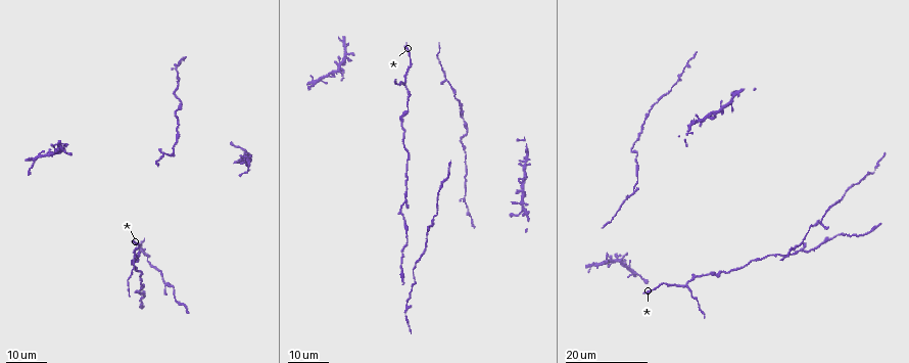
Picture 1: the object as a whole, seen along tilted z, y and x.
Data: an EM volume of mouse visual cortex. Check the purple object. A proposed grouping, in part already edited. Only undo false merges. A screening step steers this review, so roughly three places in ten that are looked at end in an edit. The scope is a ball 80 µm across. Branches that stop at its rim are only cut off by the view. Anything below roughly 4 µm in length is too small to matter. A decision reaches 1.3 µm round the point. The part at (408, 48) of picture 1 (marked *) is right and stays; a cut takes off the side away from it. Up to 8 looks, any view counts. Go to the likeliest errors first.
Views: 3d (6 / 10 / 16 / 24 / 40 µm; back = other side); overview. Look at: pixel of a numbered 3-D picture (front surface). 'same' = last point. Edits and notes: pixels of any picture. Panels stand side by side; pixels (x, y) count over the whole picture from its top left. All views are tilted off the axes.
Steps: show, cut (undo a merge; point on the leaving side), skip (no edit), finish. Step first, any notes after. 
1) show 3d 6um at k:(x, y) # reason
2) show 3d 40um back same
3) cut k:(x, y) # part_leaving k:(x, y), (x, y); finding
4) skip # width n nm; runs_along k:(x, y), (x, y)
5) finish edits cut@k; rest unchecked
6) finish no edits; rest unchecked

show 3d 16um at 1:(165, 282) # three-way junction

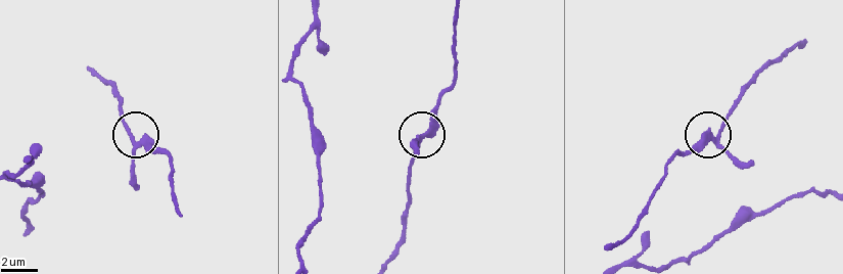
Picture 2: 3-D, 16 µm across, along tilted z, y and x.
show 3d 10um at 2:(425, 136)

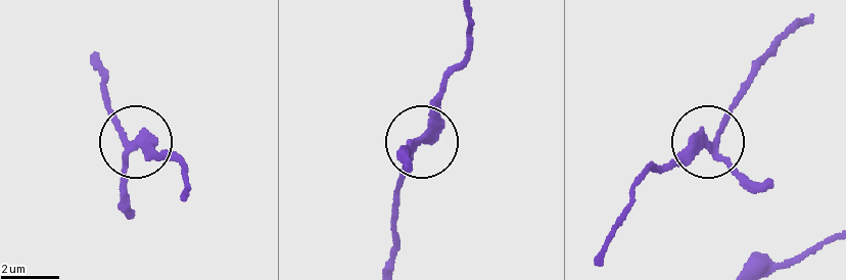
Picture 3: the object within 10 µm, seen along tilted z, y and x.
skip # side_arm 21 um; continuous, no second cell

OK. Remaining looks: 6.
show 3d 16um at 1:(684, 284) # three arms meet

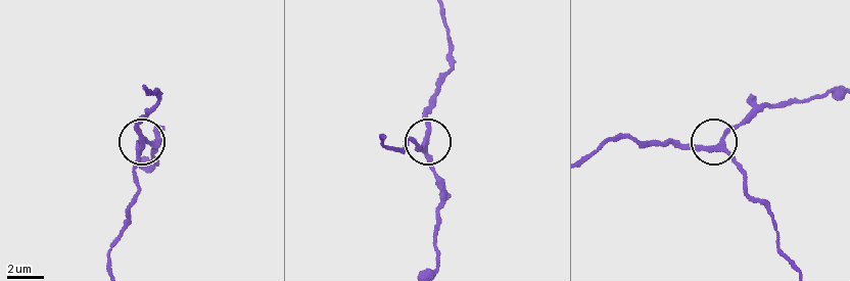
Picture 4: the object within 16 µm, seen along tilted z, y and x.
show 3d 10um at 4:(423, 146)

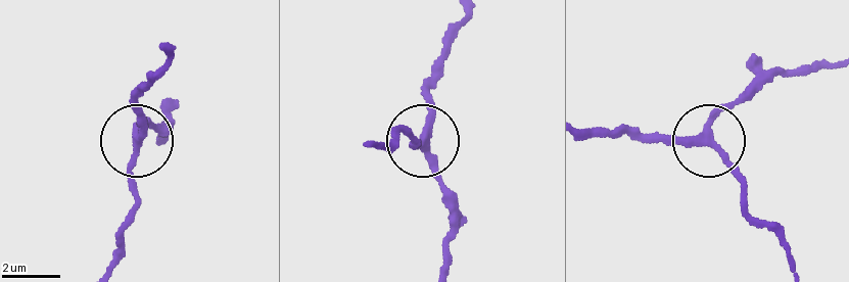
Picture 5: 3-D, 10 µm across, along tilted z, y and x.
skip # arms 3; runs_along 5:(171, 51), (135, 109), (145, 129), (135, 203); continuous, no second cell

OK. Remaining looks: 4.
show 3d 16um at 1:(463, 197) # calibre changes

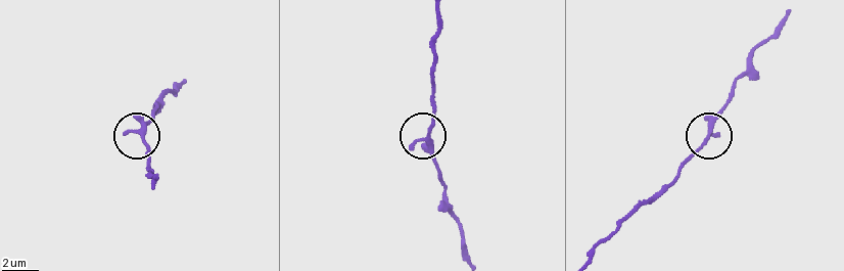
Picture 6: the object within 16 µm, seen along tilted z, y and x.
show 3d 6um at 6:(145, 139)

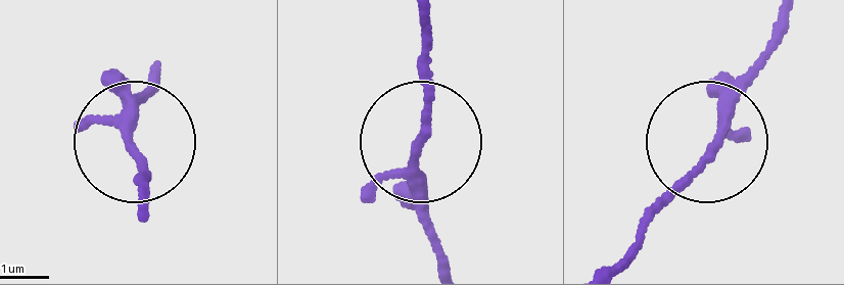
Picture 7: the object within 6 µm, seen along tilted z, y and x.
show 3d 6um back at 7:(416, 151)

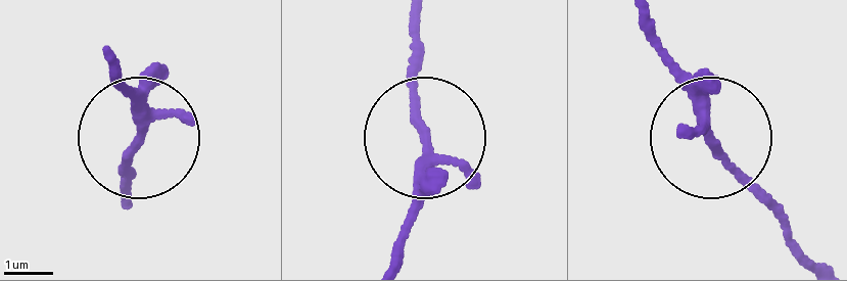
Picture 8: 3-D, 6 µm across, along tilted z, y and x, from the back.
skip # runs_along 8:(815, 263), (766, 189), (724, 155), (700, 88), (656, 32); one cell here

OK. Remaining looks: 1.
finish no edits; rest unchecked

